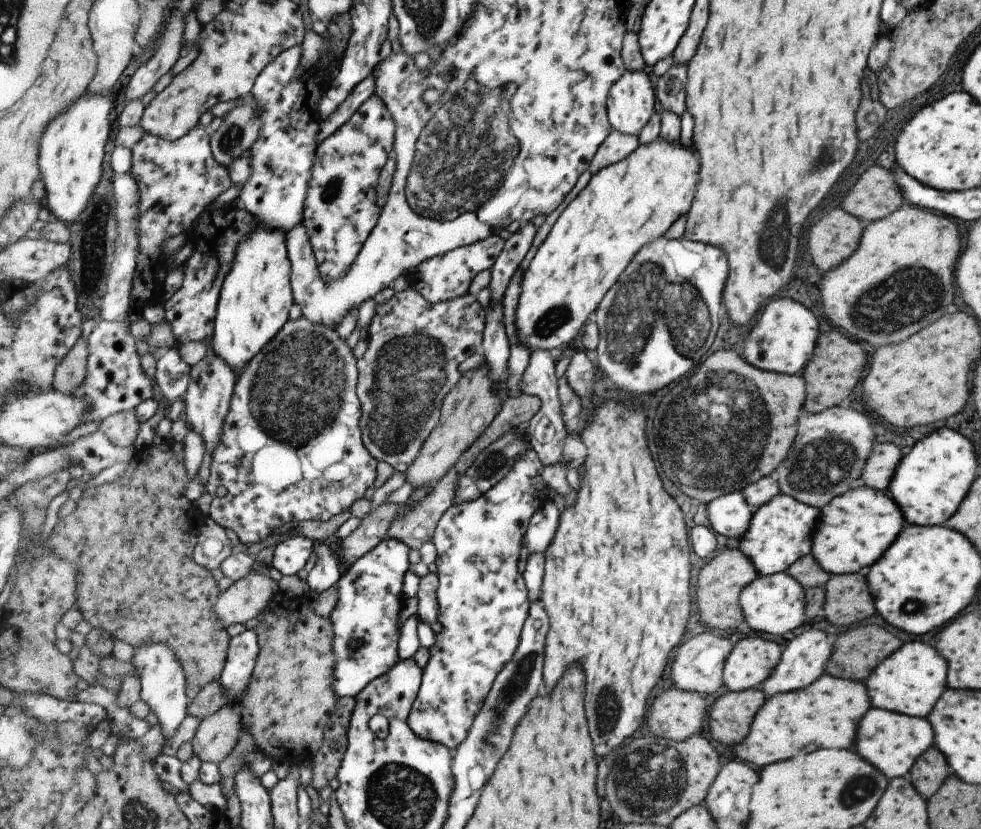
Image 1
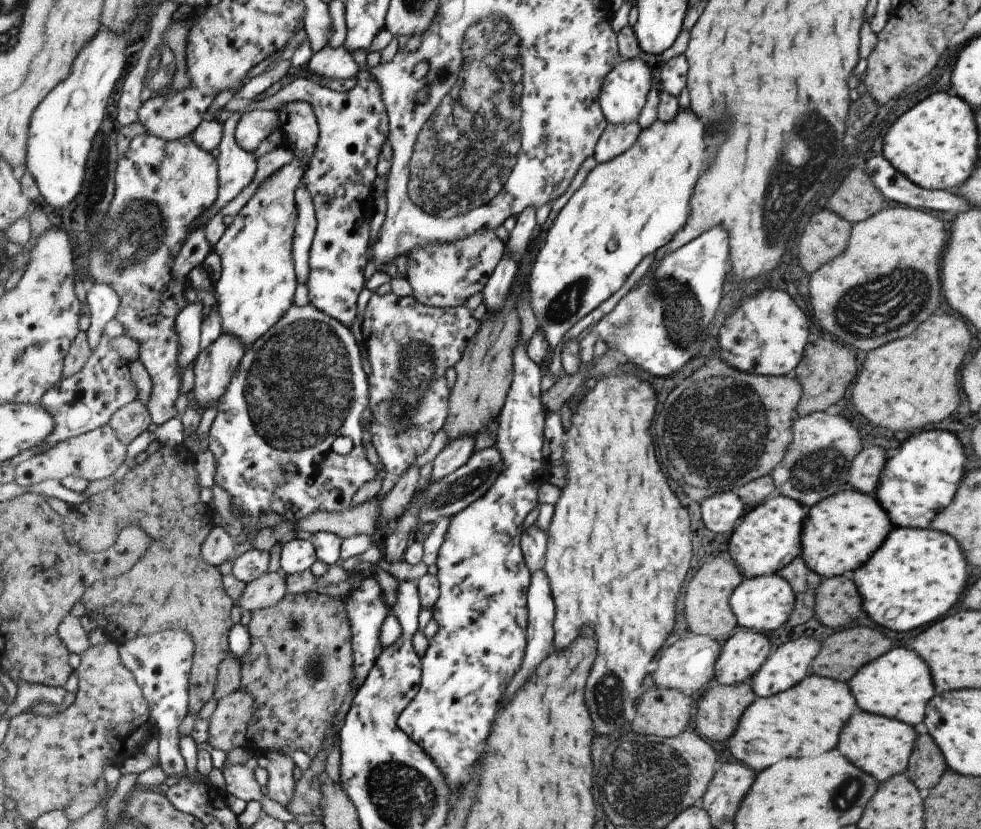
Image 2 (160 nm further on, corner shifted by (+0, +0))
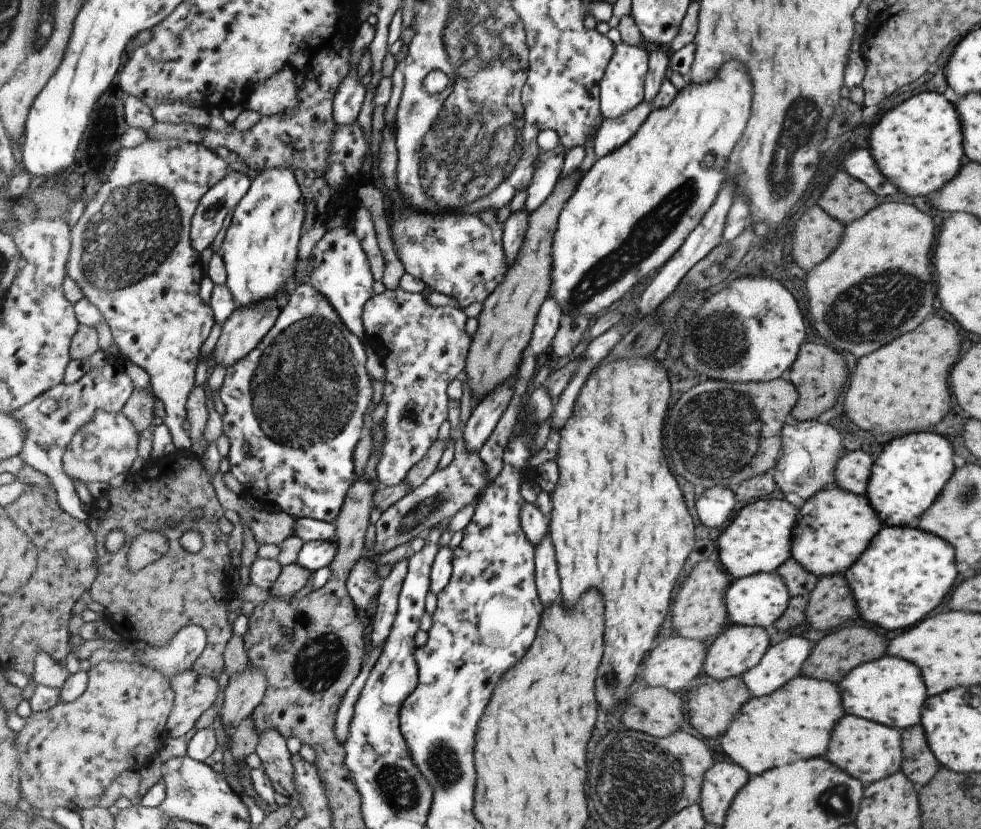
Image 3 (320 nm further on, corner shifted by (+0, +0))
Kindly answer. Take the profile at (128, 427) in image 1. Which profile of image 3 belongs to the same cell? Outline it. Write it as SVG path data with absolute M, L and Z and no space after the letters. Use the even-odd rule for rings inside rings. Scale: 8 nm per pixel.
M136 389L127 401L122 413L134 422L136 429L141 433L151 424L158 423L155 408L157 408L156 395L152 395L145 389Z

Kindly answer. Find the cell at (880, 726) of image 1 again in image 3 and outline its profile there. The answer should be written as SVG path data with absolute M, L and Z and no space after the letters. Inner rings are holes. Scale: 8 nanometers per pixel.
M844 714L833 726L825 758L866 786L899 770L902 759L900 731L853 715Z

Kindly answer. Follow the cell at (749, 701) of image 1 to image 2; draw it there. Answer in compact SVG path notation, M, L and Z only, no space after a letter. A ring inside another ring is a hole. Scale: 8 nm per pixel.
M713 678L699 699L694 729L715 742L729 740L741 713L755 698L748 682L722 685Z

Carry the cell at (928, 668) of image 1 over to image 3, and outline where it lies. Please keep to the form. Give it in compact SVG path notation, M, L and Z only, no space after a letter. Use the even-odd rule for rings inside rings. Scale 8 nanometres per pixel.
M887 654L847 671L835 686L845 714L898 730L919 725L921 705L927 698L919 669Z

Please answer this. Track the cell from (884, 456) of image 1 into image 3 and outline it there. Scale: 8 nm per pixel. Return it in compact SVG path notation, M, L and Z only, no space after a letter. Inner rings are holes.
M845 450L834 464L834 483L847 492L864 495L872 462L871 456L864 451Z

